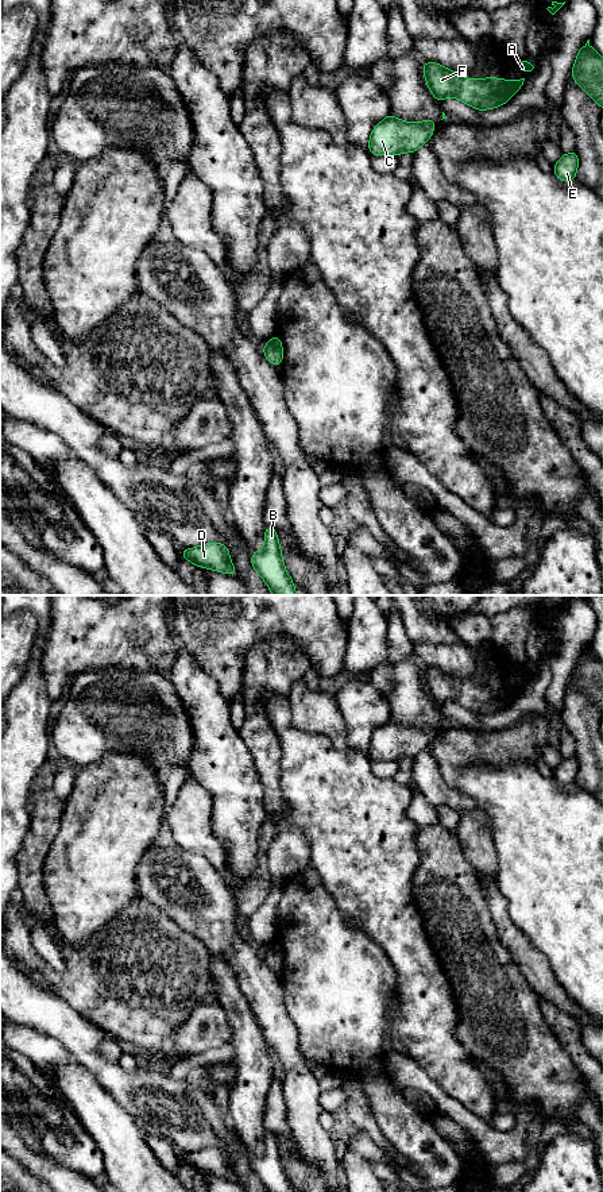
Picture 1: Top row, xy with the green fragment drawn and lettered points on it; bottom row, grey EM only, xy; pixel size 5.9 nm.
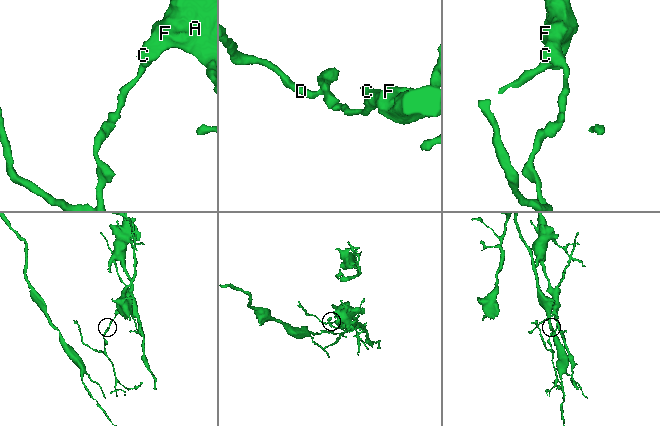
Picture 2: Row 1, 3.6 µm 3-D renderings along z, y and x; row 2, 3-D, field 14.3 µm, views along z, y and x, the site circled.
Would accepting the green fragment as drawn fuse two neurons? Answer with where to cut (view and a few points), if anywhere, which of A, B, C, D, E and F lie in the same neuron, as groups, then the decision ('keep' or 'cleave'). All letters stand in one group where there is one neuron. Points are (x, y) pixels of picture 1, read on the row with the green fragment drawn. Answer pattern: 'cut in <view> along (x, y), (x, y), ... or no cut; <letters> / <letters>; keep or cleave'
cut in xy along (269, 342), (281, 350); A C E F / B D; cleave

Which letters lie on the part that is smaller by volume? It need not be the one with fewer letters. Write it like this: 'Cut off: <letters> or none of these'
Cut off: B, D

